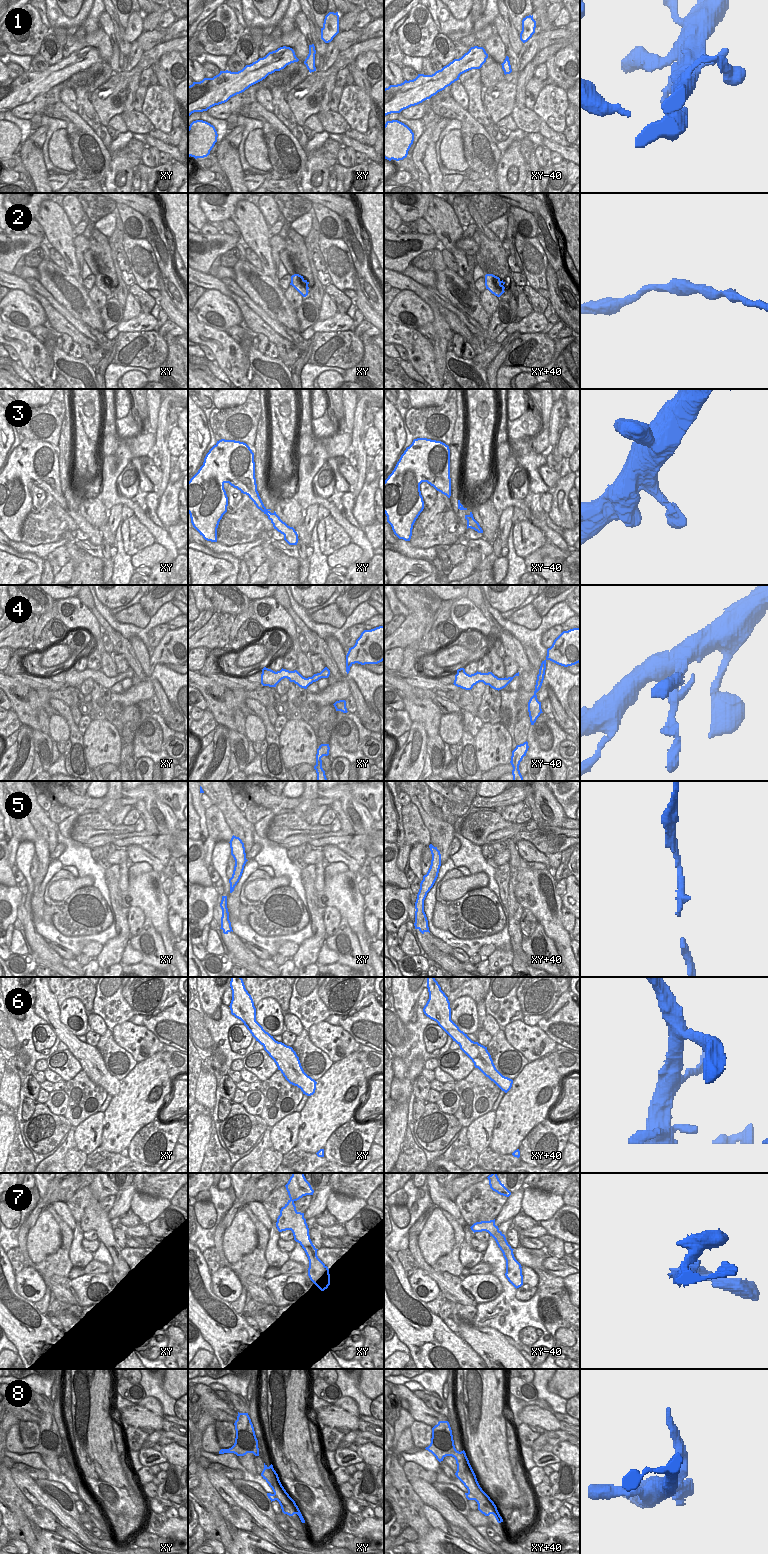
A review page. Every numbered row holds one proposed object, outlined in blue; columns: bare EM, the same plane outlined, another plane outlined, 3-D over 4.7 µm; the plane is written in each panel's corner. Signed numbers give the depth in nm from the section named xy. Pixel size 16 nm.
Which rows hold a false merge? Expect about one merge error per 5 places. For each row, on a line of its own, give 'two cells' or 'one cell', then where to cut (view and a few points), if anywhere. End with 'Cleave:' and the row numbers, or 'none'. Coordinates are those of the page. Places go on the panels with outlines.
1: one cell; no cut
2: one cell; no cut
3: one cell; no cut
4: one cell; no cut
5: one cell; no cut
6: one cell; no cut
7: one cell; no cut
8: two cells; cut in xy+40 along (468, 1492), (475, 1499)
Cleave: 8

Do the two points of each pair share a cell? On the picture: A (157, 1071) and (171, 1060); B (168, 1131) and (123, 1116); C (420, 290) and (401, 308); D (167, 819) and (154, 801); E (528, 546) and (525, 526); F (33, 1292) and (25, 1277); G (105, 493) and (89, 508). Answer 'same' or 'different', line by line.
A: different
B: different
C: different
D: same
E: same
F: same
G: different

